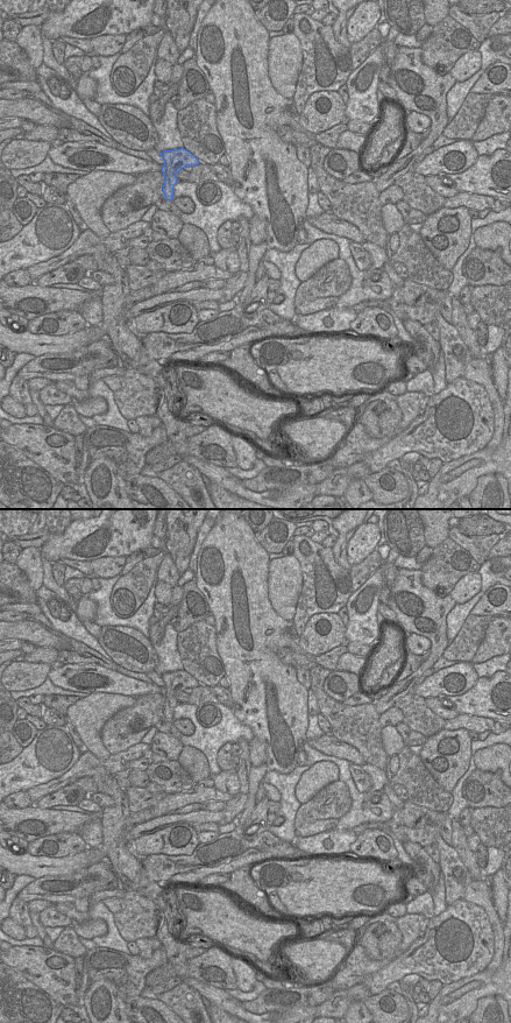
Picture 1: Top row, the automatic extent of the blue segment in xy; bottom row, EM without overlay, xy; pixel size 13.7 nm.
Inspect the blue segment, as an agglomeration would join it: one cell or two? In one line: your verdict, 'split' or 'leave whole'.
split

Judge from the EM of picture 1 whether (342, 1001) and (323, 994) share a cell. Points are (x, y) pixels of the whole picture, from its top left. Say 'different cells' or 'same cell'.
different cells

